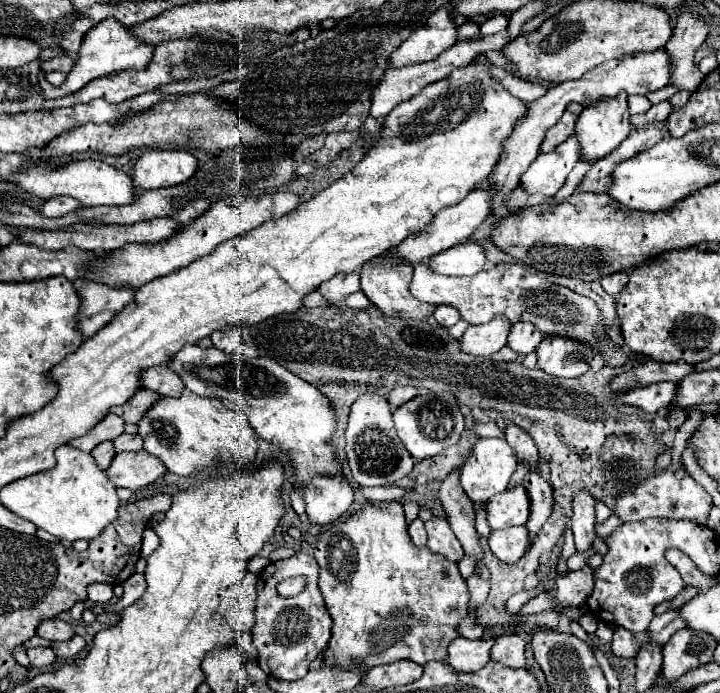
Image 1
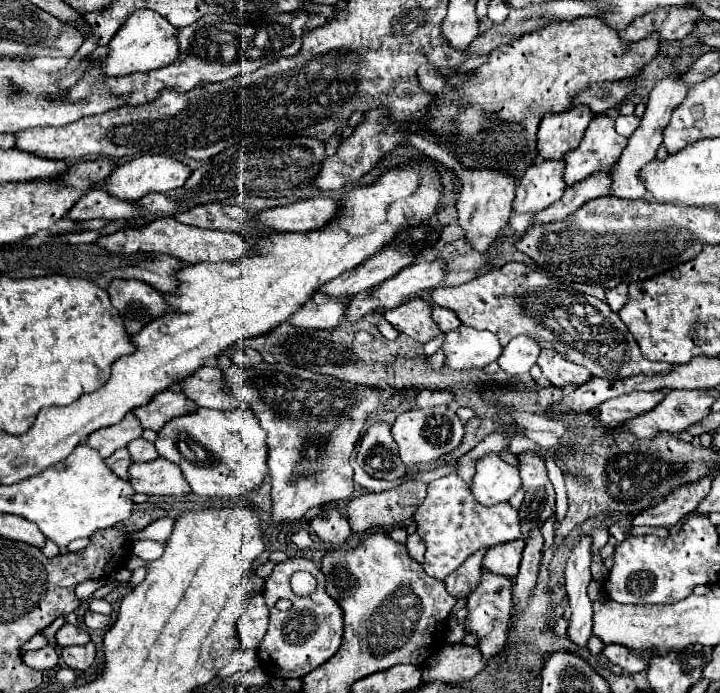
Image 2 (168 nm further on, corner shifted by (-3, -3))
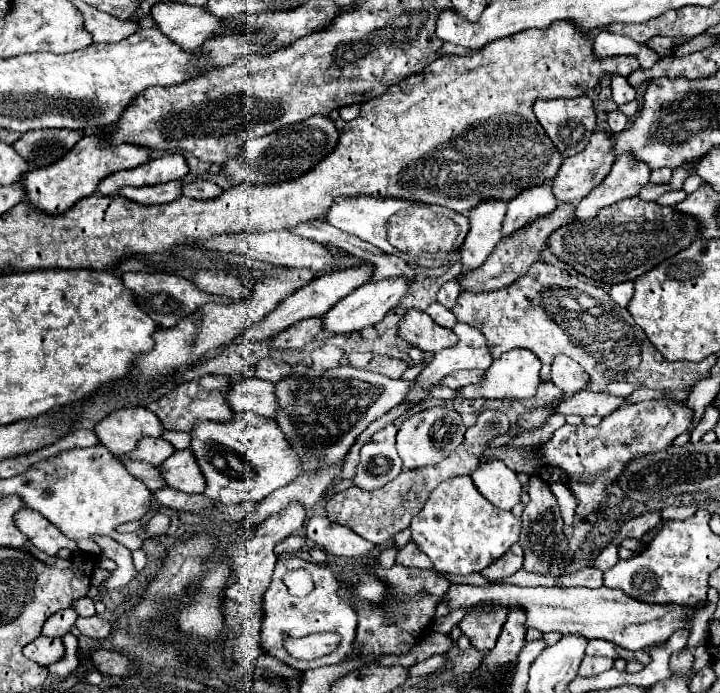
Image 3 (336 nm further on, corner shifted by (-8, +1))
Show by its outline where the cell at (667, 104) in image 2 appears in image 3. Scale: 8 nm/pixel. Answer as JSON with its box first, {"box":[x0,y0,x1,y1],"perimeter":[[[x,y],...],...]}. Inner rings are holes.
{"box":[574,153,650,219],"perimeter":[[[622,153],[612,165],[608,177],[594,191],[590,191],[586,199],[582,199],[576,205],[574,219],[592,219],[602,207],[608,207],[628,197],[636,197],[640,189],[648,183],[650,183],[650,167],[634,159],[634,155]]]}

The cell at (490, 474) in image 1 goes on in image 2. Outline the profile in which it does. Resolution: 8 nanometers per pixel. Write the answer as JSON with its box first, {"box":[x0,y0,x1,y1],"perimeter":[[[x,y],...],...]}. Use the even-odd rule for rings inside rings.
{"box":[471,455,521,505],"perimeter":[[[485,455],[477,461],[477,473],[471,483],[471,491],[481,505],[497,505],[509,501],[521,487],[519,471],[501,461],[499,455]]]}

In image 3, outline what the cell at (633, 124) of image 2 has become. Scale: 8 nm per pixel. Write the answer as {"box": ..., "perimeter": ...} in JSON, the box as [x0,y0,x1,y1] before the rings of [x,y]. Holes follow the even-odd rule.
{"box":[608,111,628,133],"perimeter":[[[612,111],[612,113],[608,113],[608,127],[610,127],[610,131],[612,133],[620,133],[620,131],[624,131],[626,129],[626,125],[628,125],[628,119],[626,119],[626,115],[622,113],[622,111]]]}

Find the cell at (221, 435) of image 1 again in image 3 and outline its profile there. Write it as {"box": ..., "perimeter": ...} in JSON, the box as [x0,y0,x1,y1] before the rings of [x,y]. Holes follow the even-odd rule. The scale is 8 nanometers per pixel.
{"box":[190,413,300,503],"perimeter":[[[234,413],[232,421],[196,421],[190,429],[190,451],[206,479],[204,495],[220,503],[262,501],[272,491],[288,485],[300,475],[298,455],[286,443],[284,433],[274,419],[254,413]]]}

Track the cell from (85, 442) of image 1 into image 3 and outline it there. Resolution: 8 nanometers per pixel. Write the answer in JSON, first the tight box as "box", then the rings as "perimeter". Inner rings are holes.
{"box":[94,407,162,455],"perimeter":[[[146,407],[118,409],[94,427],[100,443],[108,447],[112,455],[126,455],[142,437],[160,437],[162,431],[162,423]]]}

